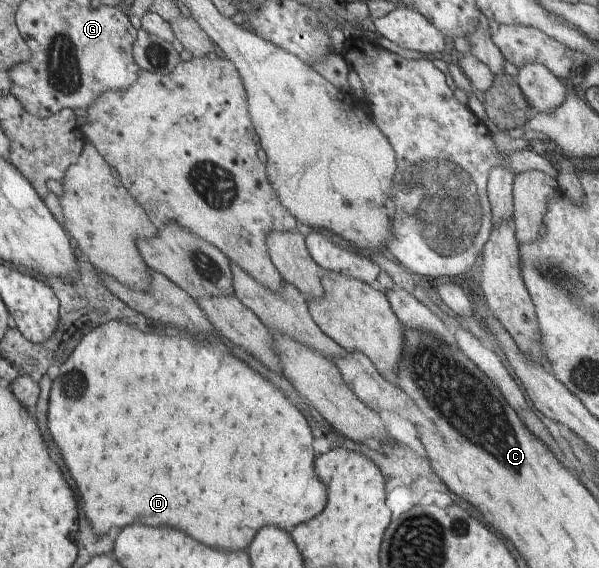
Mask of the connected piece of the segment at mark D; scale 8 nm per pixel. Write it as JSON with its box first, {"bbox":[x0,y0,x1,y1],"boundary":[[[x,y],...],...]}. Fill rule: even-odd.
{"bbox":[48,319,328,550],"boundary":[[[112,319],[104,325],[95,327],[82,338],[82,343],[72,356],[61,367],[61,374],[53,378],[48,408],[48,428],[50,434],[64,454],[64,464],[70,470],[74,482],[78,484],[78,492],[84,498],[86,516],[92,522],[92,529],[97,534],[108,534],[111,528],[122,528],[134,522],[150,524],[150,526],[174,526],[186,530],[192,538],[206,542],[206,546],[224,548],[224,550],[248,550],[259,530],[266,525],[280,527],[291,532],[296,526],[310,521],[328,502],[328,487],[317,476],[314,465],[314,442],[308,420],[302,412],[268,378],[250,368],[246,362],[236,358],[230,350],[216,337],[194,336],[190,333],[178,332],[178,335],[142,332],[135,325]],[[176,388],[176,390],[172,390]],[[110,438],[112,438],[112,460],[110,464]]]}

